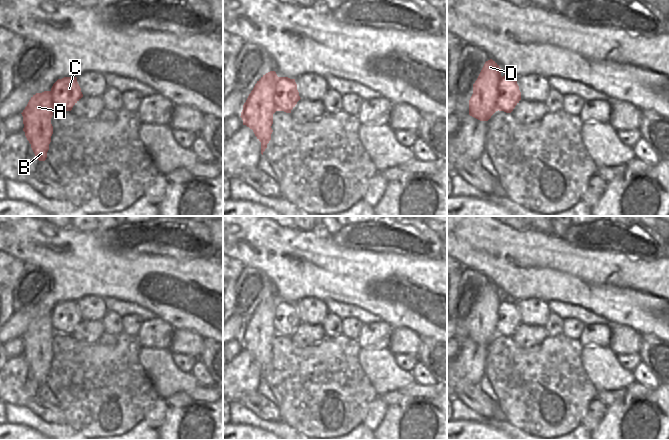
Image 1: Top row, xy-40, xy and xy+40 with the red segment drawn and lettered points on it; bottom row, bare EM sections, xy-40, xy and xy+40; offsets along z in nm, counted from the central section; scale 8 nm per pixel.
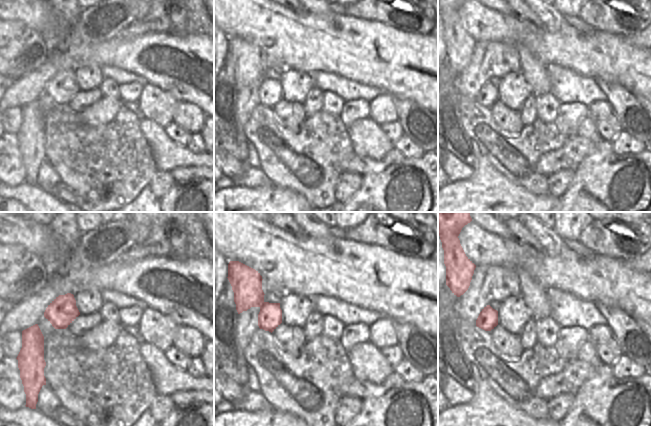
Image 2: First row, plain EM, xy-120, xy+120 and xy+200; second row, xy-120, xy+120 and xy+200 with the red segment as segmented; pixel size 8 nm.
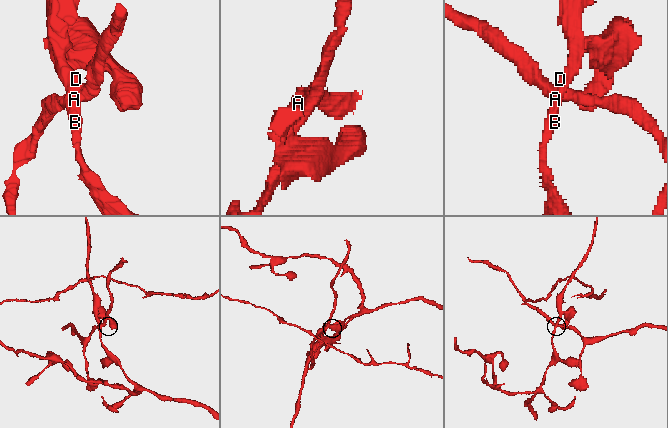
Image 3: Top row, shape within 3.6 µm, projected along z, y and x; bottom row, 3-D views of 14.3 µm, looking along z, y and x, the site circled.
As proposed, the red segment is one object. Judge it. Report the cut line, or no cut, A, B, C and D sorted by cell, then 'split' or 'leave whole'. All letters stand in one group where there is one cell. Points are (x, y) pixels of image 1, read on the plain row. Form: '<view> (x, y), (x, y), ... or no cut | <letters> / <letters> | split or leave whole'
xy (279, 301), (275, 310), (276, 334) | A B D / C | split

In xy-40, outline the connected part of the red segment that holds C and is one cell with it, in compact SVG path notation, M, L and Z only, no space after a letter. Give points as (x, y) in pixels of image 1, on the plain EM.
M77 301L58 303L51 312L51 322L55 333L71 335L73 330L83 321Z

